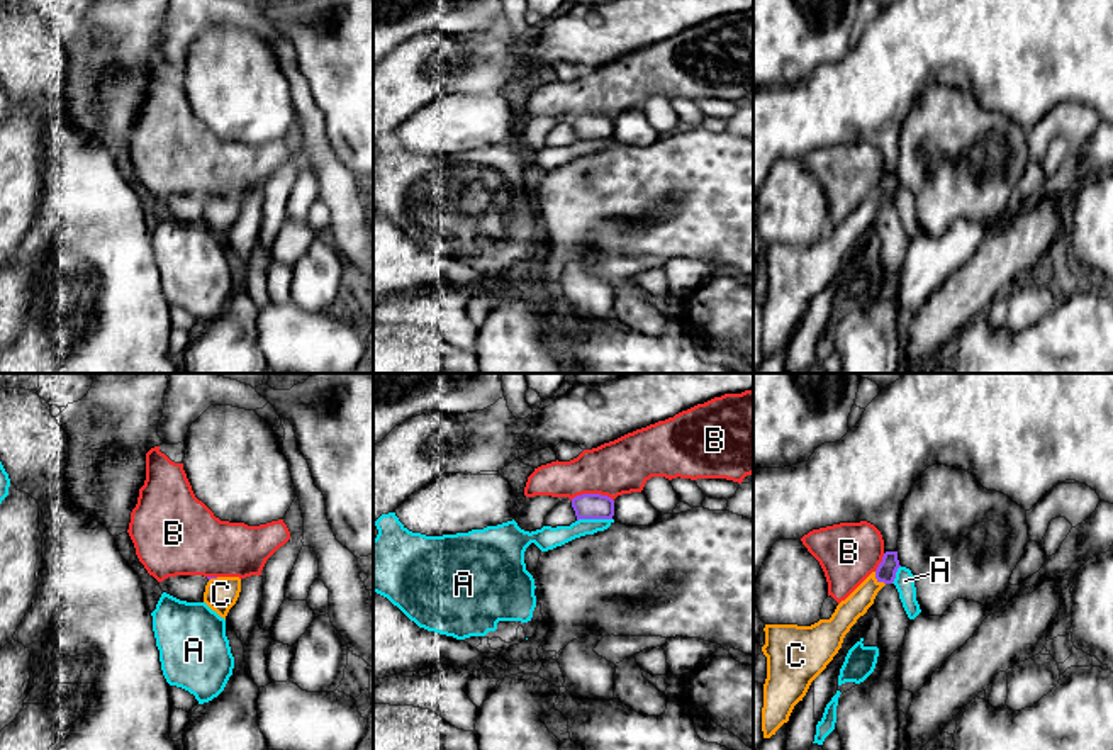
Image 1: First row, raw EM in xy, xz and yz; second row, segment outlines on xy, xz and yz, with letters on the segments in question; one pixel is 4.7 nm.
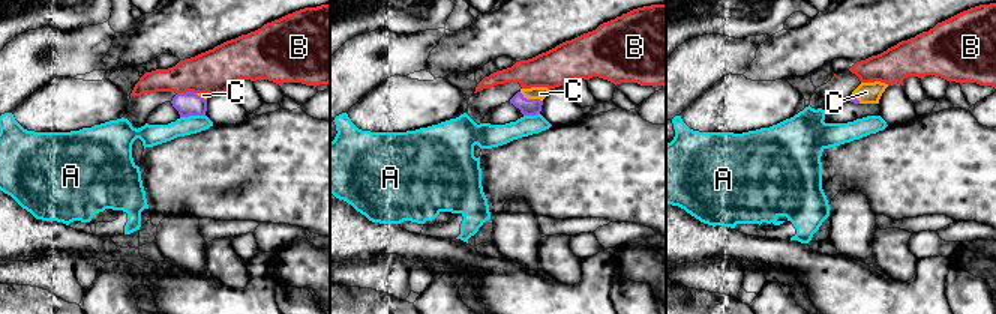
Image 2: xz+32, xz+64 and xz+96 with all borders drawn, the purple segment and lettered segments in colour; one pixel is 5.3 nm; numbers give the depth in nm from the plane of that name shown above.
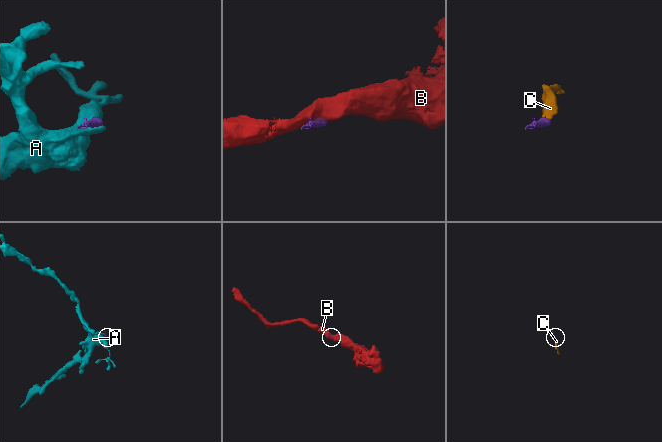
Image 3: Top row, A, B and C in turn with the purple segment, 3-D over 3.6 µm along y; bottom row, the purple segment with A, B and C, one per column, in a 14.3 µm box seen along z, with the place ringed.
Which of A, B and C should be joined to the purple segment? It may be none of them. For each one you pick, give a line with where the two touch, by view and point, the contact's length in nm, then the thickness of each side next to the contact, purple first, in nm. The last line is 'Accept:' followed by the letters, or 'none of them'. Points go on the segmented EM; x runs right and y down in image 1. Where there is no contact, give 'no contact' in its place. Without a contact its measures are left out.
C: yz (878, 579) | 80 nm | 100/120 nm
Accept: C

